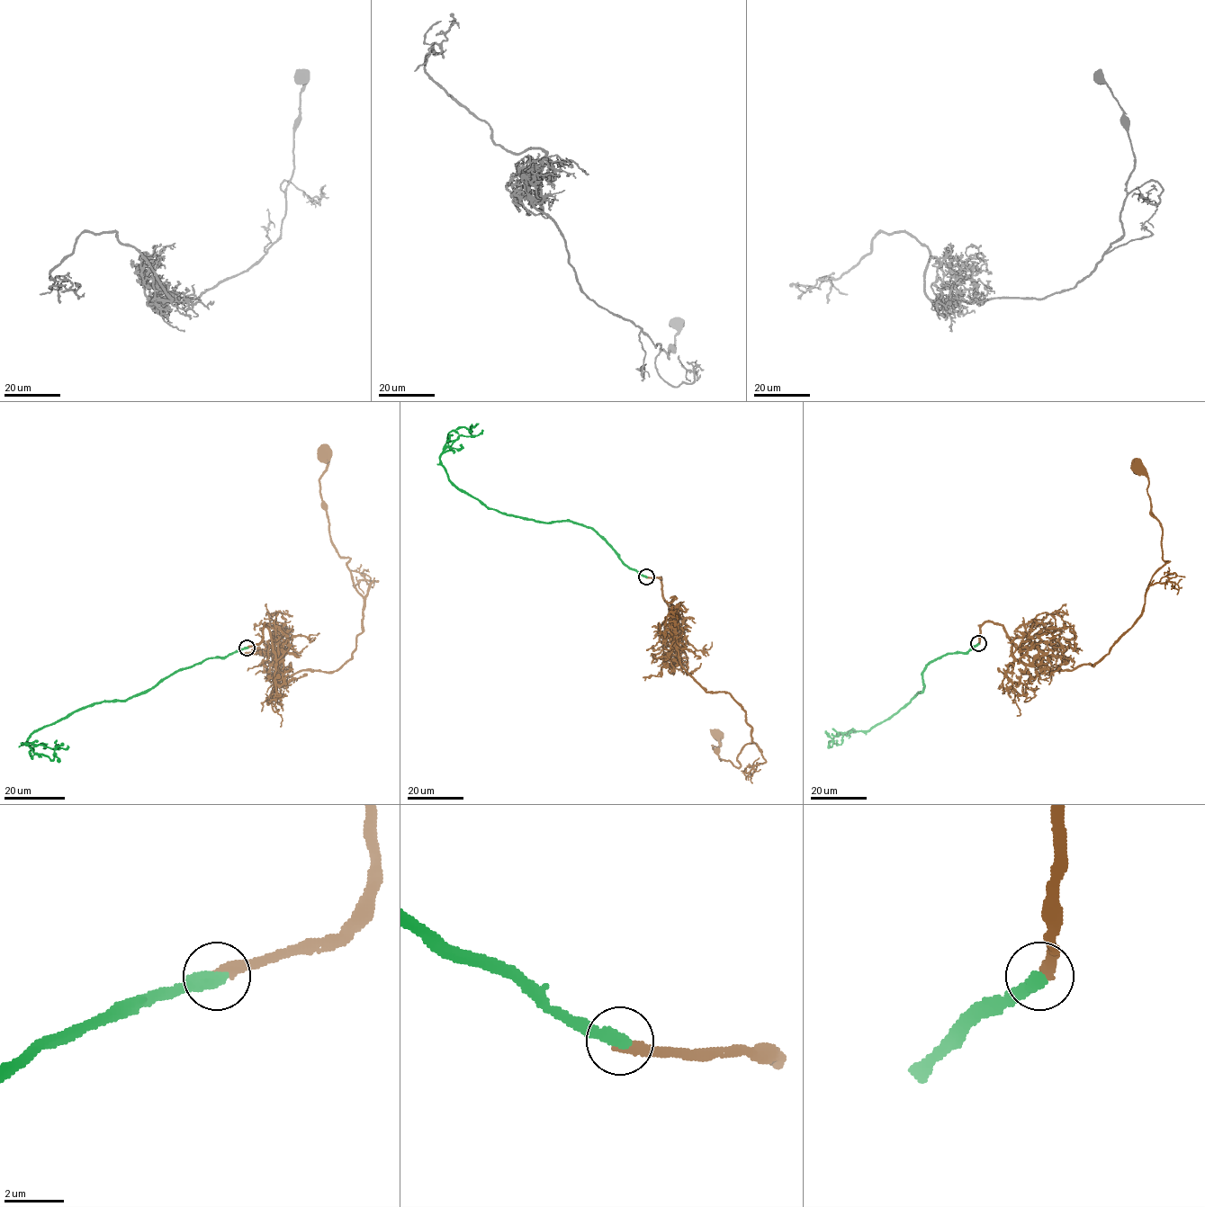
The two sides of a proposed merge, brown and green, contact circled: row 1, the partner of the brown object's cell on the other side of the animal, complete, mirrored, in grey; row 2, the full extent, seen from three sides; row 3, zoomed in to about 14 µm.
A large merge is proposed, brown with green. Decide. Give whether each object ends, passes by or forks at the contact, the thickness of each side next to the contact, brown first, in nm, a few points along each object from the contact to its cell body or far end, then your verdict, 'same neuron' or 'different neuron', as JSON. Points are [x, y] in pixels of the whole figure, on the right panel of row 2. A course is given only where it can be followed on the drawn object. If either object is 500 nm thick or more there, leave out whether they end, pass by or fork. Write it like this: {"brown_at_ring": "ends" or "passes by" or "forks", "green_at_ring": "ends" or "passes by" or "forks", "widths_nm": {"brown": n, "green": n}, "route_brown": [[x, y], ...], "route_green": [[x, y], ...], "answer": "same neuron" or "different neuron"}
{"widths_nm": {"brown": 380, "green": 500}, "route_brown": [[978, 644], [993, 621], [1017, 659], [1040, 668], [1094, 666], [1109, 652], [1169, 561], [1137, 466]], "route_green": [[978, 644], [927, 665], [923, 690], [880, 723], [867, 731], [836, 735], [831, 747], [832, 739], [824, 731]], "answer": "same neuron"}

